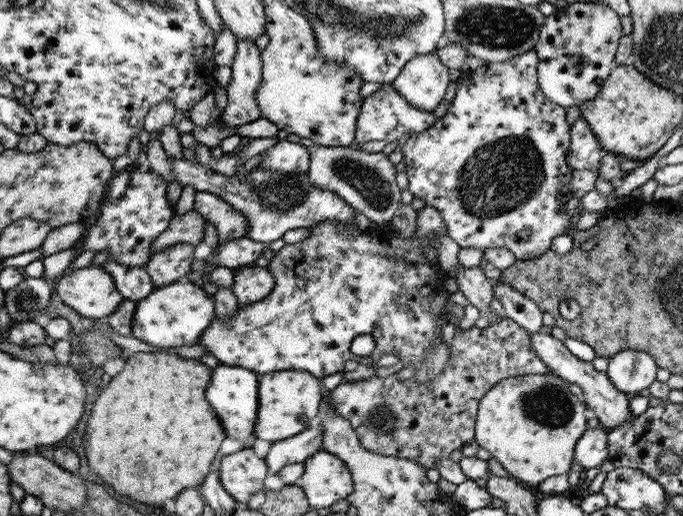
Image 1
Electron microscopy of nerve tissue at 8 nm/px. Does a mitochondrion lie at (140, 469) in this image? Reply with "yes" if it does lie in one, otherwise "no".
yes

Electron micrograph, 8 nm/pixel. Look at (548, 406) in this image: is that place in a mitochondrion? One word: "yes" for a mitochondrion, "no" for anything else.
yes

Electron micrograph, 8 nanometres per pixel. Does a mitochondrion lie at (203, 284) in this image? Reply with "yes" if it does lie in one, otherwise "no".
no

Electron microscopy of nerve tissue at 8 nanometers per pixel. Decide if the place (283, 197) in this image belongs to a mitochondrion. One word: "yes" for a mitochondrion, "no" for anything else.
yes

